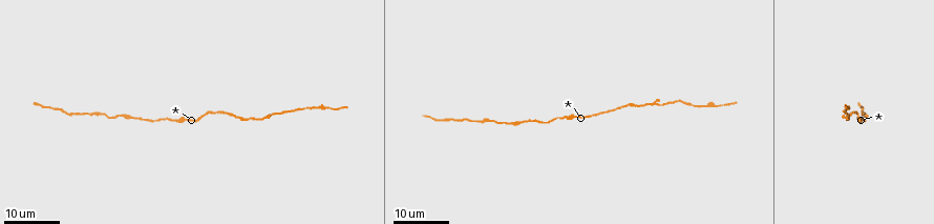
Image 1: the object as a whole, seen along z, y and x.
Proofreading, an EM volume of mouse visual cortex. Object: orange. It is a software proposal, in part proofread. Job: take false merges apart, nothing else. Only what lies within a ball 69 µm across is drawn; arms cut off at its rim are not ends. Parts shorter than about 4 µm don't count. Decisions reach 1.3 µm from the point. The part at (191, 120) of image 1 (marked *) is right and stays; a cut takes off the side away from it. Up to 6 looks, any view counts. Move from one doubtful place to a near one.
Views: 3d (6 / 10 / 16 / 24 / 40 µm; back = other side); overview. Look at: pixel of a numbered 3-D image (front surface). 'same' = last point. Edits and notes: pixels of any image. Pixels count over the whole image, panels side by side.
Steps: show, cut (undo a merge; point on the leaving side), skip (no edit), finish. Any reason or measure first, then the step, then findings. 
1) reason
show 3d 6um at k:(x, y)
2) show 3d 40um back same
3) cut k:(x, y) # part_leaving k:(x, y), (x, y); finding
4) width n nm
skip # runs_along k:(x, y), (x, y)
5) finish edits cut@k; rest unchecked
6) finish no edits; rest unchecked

thick turns thin
show 3d 24um at 1:(121, 113)

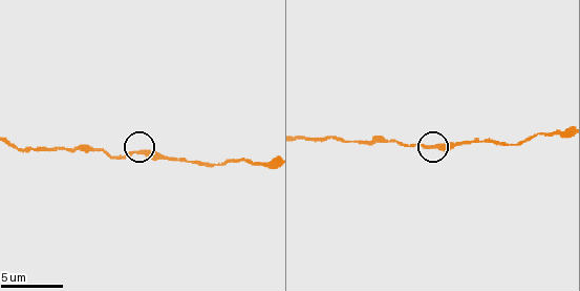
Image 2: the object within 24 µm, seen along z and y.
show 3d 10um at 2:(138, 151)

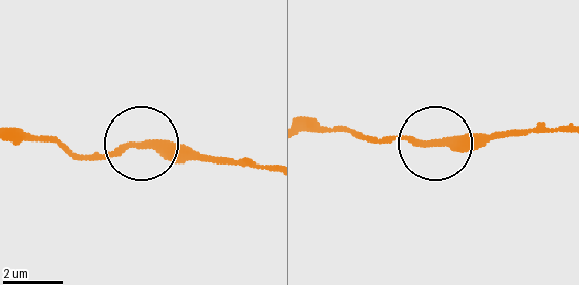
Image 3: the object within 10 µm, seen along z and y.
width 260 nm
skip # runs_along 3:(561, 128), (516, 128), (449, 144), (368, 135); one neuron here

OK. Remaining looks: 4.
thick turns thin
show 3d 6um at 2:(71, 150)

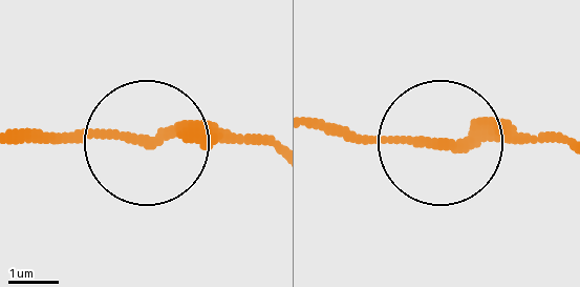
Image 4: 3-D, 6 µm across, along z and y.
width 220 nm
skip # one neuron here

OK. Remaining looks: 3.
thick turns thin
show 3d 6um at 2:(308, 138)

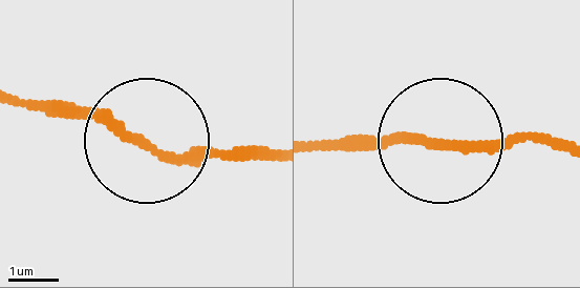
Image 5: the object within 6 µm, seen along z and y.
skip # runs_along 5:(570, 151), (532, 139), (319, 139); all the same neuron

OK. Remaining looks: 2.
finish no edits; rest unchecked

